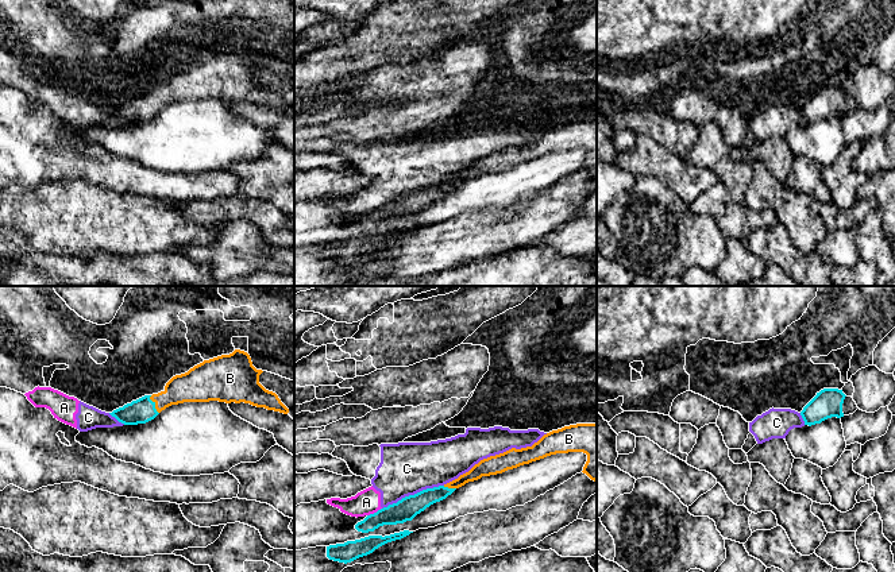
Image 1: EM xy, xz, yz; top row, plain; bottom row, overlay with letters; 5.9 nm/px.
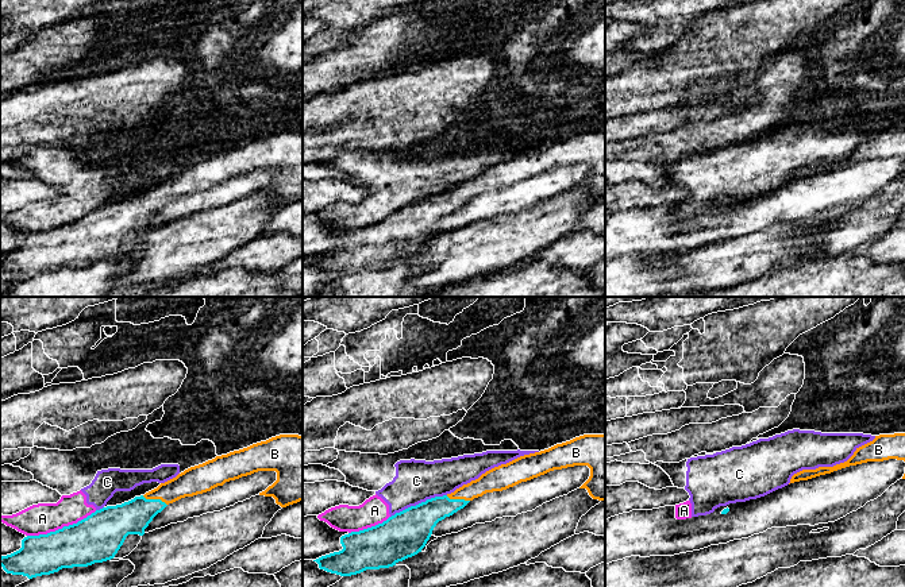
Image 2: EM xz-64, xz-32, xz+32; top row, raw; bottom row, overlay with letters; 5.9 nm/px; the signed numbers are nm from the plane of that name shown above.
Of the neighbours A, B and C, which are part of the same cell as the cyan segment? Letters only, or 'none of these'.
B

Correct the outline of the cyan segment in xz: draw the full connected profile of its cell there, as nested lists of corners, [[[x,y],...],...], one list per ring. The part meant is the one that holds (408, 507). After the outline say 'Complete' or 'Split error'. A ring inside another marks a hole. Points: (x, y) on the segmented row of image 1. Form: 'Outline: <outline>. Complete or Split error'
Outline: [[[576,424],[544,434],[532,447],[521,449],[512,448],[504,453],[483,459],[468,472],[444,486],[427,488],[414,495],[405,496],[397,503],[367,515],[355,525],[355,529],[369,533],[383,525],[412,521],[427,507],[445,499],[456,488],[468,482],[478,480],[482,476],[502,474],[551,455],[568,452],[583,452],[587,455],[587,461],[582,472],[597,482],[597,424]]]. Split error

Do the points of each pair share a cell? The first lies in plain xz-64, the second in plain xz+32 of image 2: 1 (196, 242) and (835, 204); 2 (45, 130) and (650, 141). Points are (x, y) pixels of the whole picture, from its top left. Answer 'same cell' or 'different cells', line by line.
1: different cells
2: same cell

